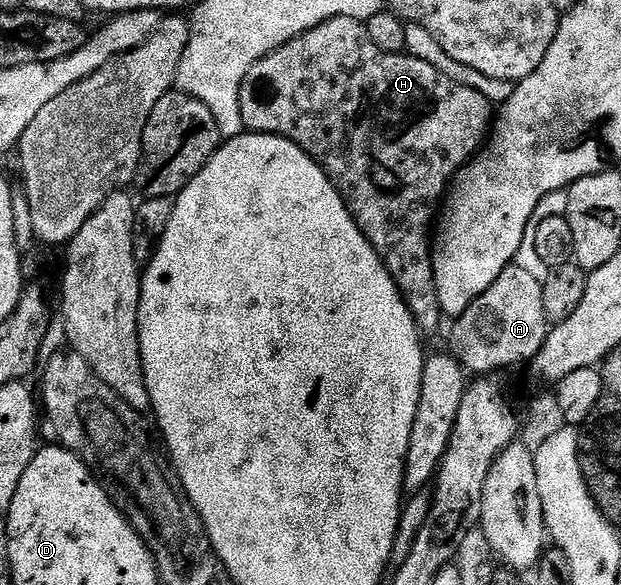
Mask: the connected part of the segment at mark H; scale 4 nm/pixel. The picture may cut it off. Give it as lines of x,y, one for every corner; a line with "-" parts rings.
332,18
303,32
297,38
292,38
290,42
283,44
275,52
263,56
263,60
256,62
251,68
251,72
247,72
247,76
243,80
239,92
239,104
243,112
243,124
246,131
254,134
277,134
280,138
289,138
325,169
325,174
333,181
333,187
341,193
341,199
357,222
358,228
364,232
366,240
373,245
375,252
381,257
381,262
387,268
387,272
393,278
393,283
399,288
407,308
413,313
418,330
422,335
429,336
440,328
441,322
443,323
439,292
435,288
431,227
434,225
439,203
446,197
447,187
457,177
461,167
482,149
483,143
490,133
495,110
482,94
475,92
475,88
467,88
463,84
452,82
447,75
433,65
432,61
425,59
424,62
421,58
412,58
411,54
409,52
404,54
383,52
379,48
375,48
375,44
371,44
371,36
367,32
364,22
359,22
355,18

